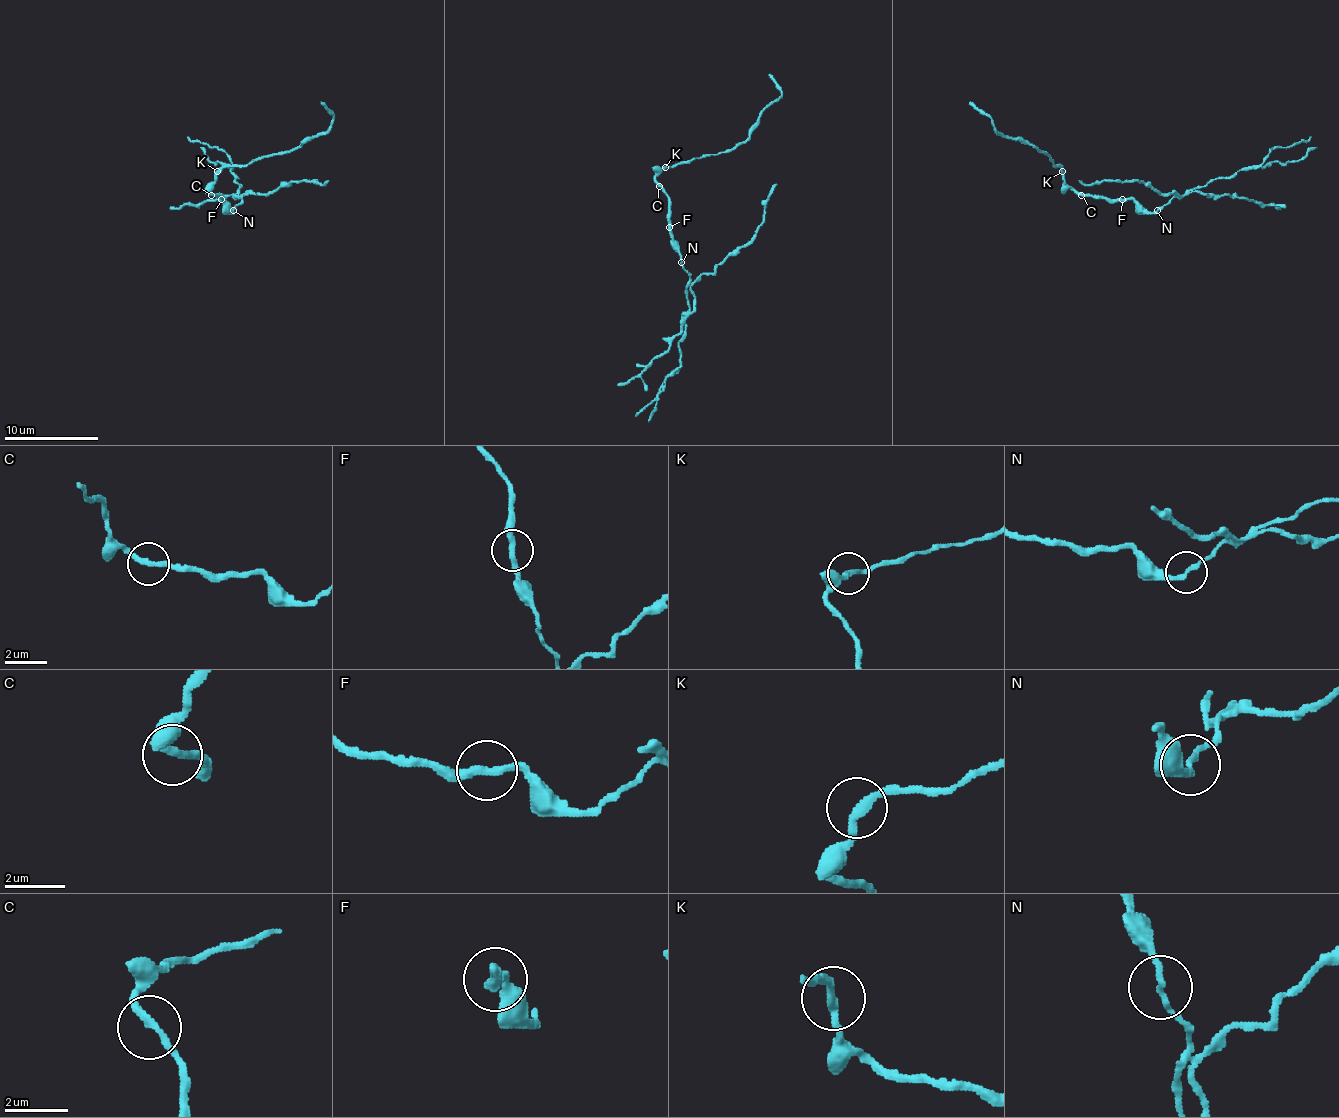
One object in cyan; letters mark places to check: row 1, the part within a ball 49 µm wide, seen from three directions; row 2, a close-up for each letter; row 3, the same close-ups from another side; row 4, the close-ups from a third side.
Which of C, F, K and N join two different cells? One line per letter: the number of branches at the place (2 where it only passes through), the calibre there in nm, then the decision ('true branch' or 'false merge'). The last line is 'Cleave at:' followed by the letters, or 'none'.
C: branches 2; calibre 220 nm; true branch
F: branches 2; calibre 280 nm; true branch
K: branches 2; calibre 240 nm; true branch
N: branches 2; calibre 180 nm; false merge
Cleave at: N

